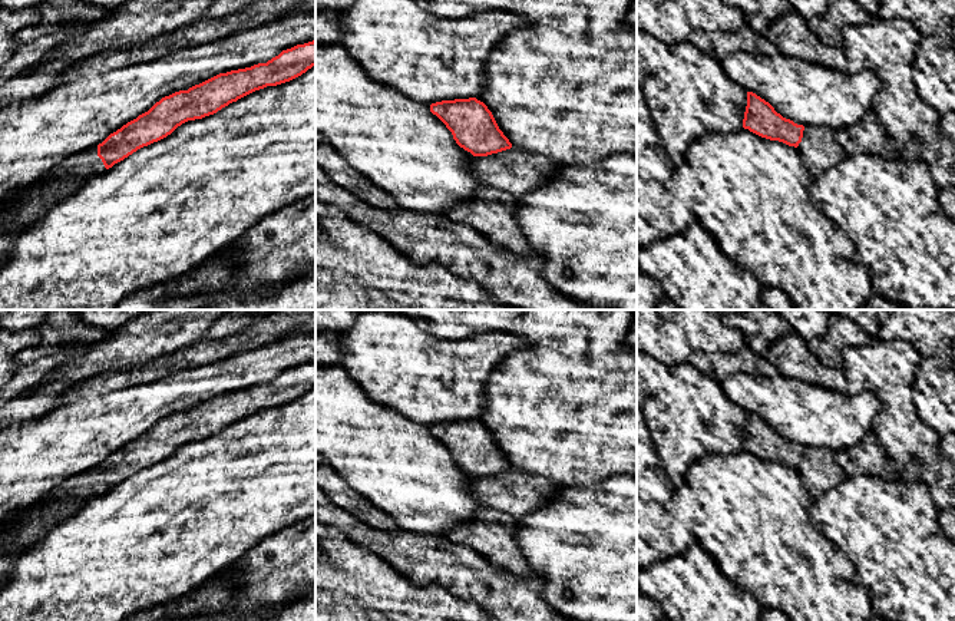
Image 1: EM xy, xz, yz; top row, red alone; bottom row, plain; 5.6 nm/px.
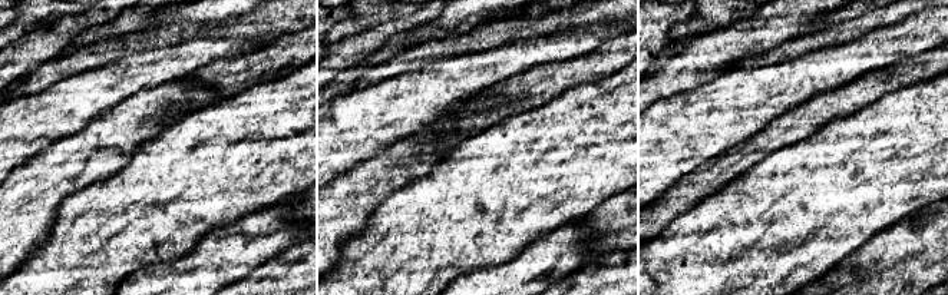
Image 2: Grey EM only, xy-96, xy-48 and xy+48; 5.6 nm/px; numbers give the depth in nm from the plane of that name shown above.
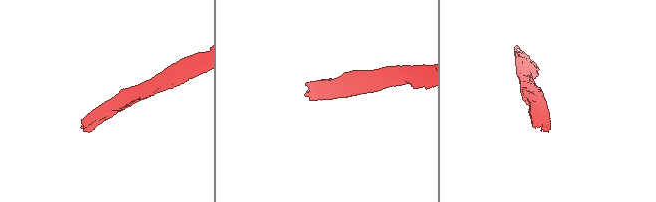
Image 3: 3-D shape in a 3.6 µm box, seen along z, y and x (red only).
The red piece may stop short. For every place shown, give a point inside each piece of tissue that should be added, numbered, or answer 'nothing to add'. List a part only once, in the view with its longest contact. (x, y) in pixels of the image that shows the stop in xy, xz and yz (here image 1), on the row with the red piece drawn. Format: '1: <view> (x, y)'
1: xy (66, 178)

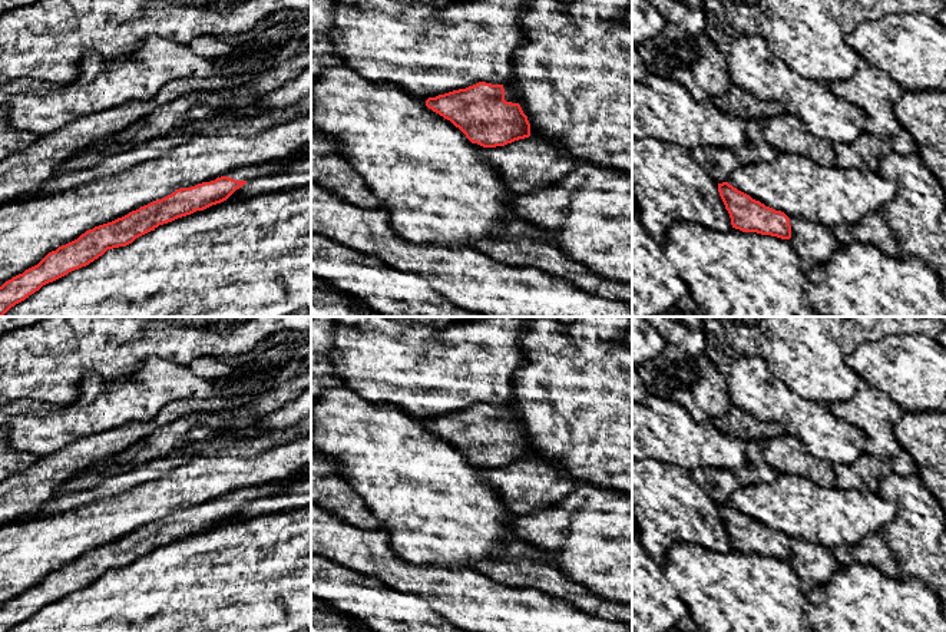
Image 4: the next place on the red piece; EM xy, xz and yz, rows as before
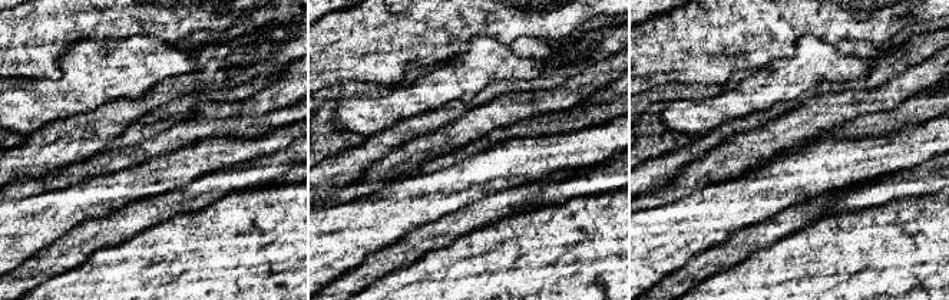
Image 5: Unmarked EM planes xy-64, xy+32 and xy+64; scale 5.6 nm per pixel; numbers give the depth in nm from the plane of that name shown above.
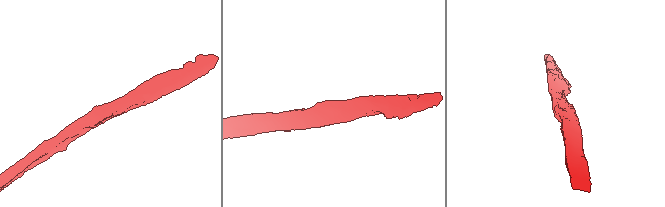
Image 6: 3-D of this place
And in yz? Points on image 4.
nothing to add

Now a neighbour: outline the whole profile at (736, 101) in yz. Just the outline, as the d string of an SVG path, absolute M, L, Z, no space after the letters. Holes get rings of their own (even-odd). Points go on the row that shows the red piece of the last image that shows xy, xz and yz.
M731 86L725 93L711 99L722 112L742 118L744 120L757 120L783 113L783 107L775 102L764 102L738 86Z

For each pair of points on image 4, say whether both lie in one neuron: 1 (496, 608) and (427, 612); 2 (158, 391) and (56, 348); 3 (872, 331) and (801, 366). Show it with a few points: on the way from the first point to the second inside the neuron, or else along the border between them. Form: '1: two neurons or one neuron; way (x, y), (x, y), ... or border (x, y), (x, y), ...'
1: two neurons; border (420, 596), (443, 616)
2: two neurons; border (151, 357), (132, 373), (115, 379), (91, 376)
3: one neuron; way (854, 331), (829, 338), (819, 348)

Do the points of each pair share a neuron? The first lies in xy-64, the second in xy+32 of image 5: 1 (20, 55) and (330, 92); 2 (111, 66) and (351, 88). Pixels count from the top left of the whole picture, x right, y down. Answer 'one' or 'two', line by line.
1: two
2: two

